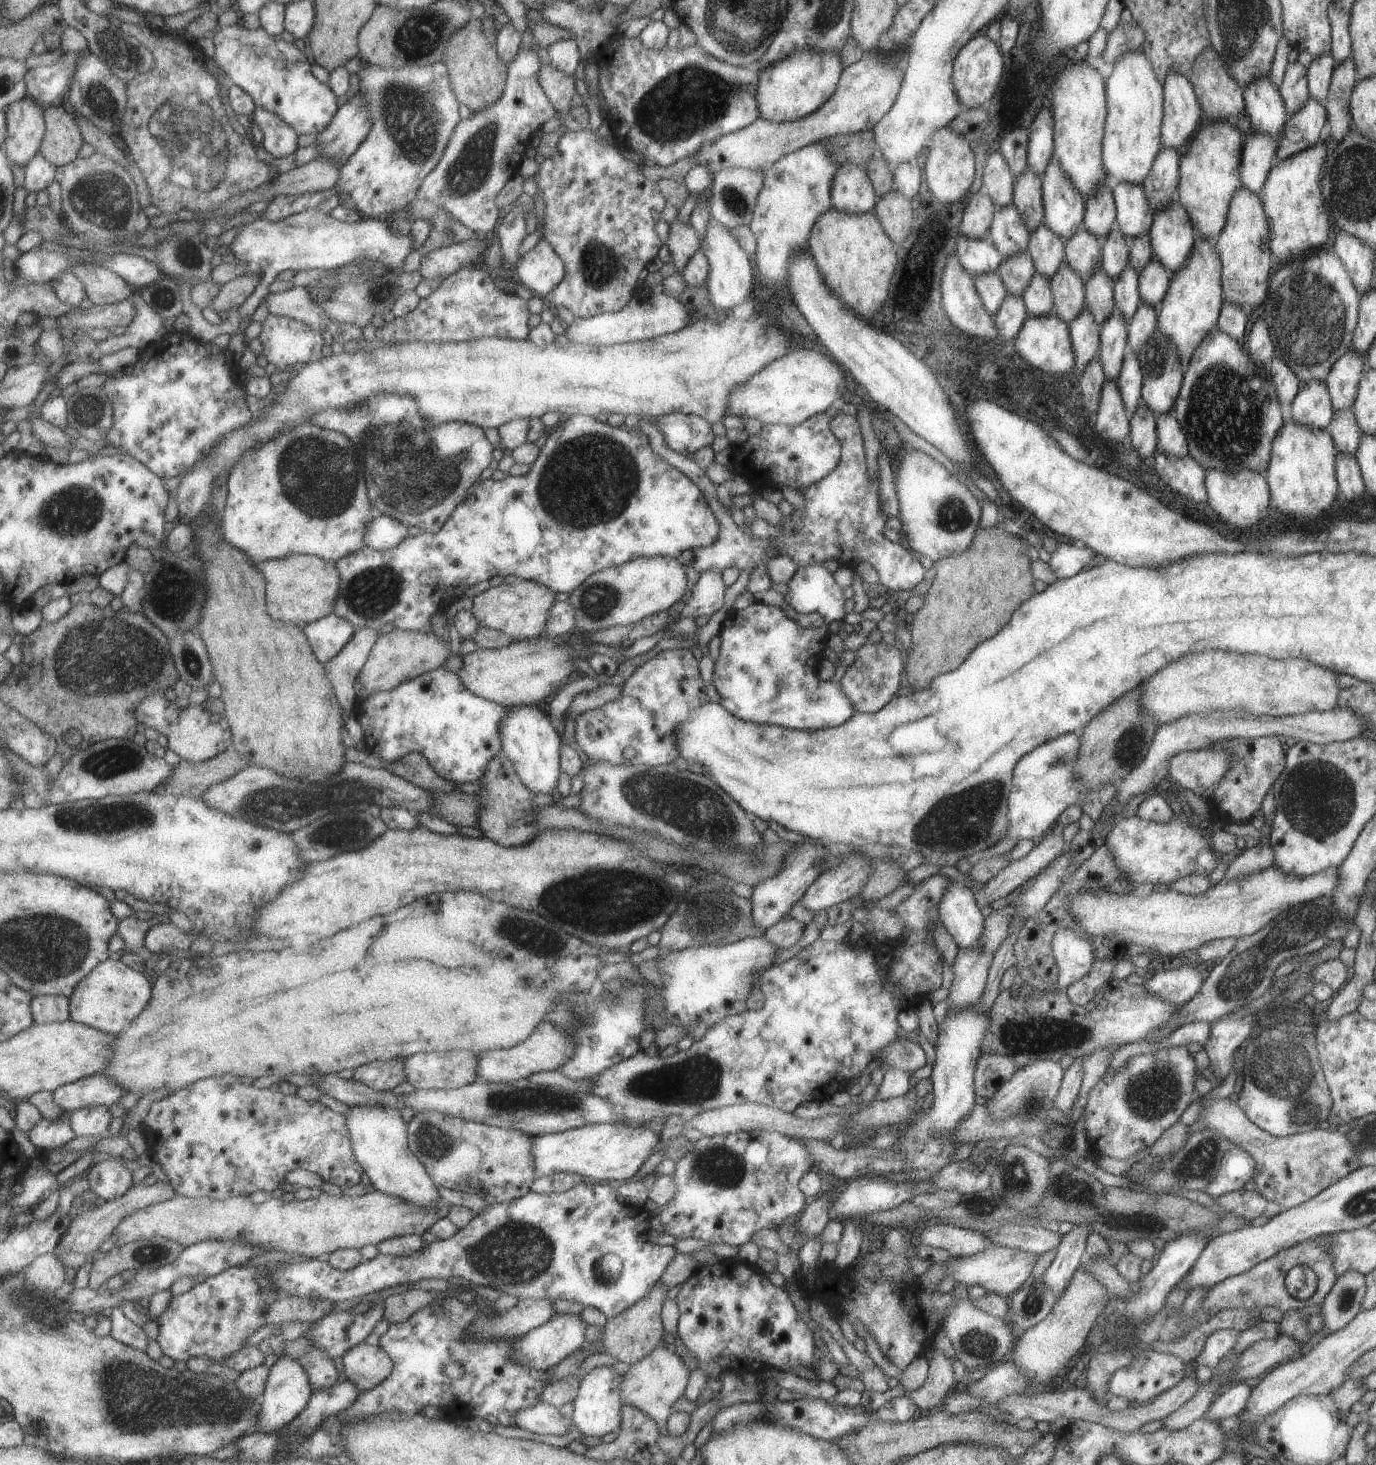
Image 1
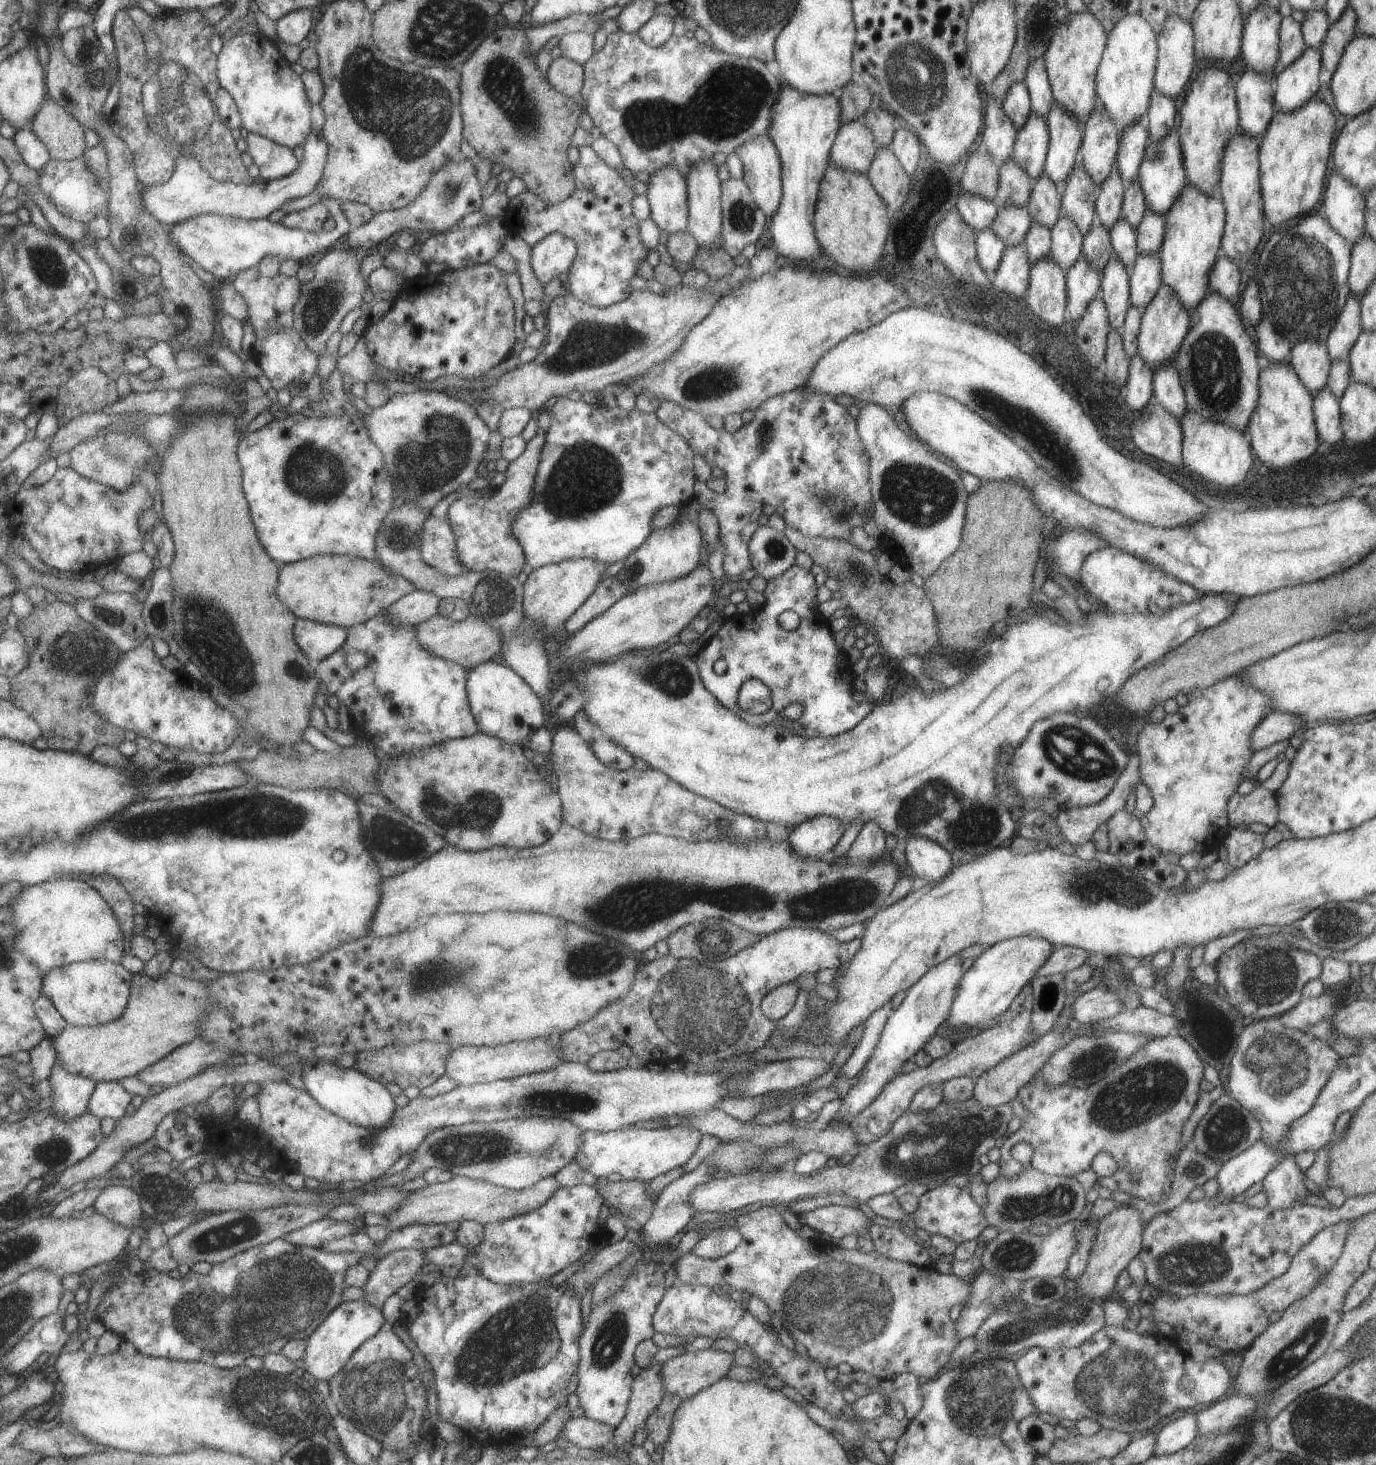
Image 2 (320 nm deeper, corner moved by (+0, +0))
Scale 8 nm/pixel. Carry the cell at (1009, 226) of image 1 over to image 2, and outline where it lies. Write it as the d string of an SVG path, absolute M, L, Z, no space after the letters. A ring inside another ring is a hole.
M1009 157L998 166L998 187L995 202L999 205L1025 205L1028 201L1032 178Z

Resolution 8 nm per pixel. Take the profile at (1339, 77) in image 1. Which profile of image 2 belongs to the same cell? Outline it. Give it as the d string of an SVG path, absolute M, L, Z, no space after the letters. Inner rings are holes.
M1349 5L1339 14L1337 20L1328 24L1318 48L1321 62L1323 62L1329 74L1332 74L1336 69L1345 46L1356 34L1356 14L1353 7Z

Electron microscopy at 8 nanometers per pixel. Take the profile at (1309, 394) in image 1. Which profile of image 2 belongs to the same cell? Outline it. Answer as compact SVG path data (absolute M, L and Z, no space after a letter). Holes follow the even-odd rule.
M1313 339L1296 342L1290 347L1289 363L1311 394L1327 385L1331 362L1325 342Z

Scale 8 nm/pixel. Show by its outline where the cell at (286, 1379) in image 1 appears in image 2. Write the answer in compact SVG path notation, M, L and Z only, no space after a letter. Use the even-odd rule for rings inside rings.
M365 1299L341 1303L325 1320L324 1324L308 1338L306 1355L302 1360L307 1373L315 1380L327 1383L344 1369L346 1362L353 1353L380 1332L386 1323L385 1316L378 1306L372 1305Z

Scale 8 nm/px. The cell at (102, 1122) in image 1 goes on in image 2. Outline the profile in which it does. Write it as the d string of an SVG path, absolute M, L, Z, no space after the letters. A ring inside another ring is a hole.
M99 1081L95 1092L90 1098L88 1110L100 1119L112 1118L119 1120L127 1114L127 1106L131 1104L133 1095L125 1090L117 1081Z

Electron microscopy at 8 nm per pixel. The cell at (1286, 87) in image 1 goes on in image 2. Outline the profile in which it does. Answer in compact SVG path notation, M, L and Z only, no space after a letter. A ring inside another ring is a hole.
M1291 15L1280 20L1278 30L1278 55L1274 64L1274 74L1280 73L1290 62L1293 62L1306 47L1300 24Z

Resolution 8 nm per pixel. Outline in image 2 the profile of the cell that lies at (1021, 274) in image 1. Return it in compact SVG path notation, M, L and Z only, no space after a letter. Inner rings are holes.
M999 205L990 227L1004 246L1010 247L1023 243L1030 219L1026 205Z

